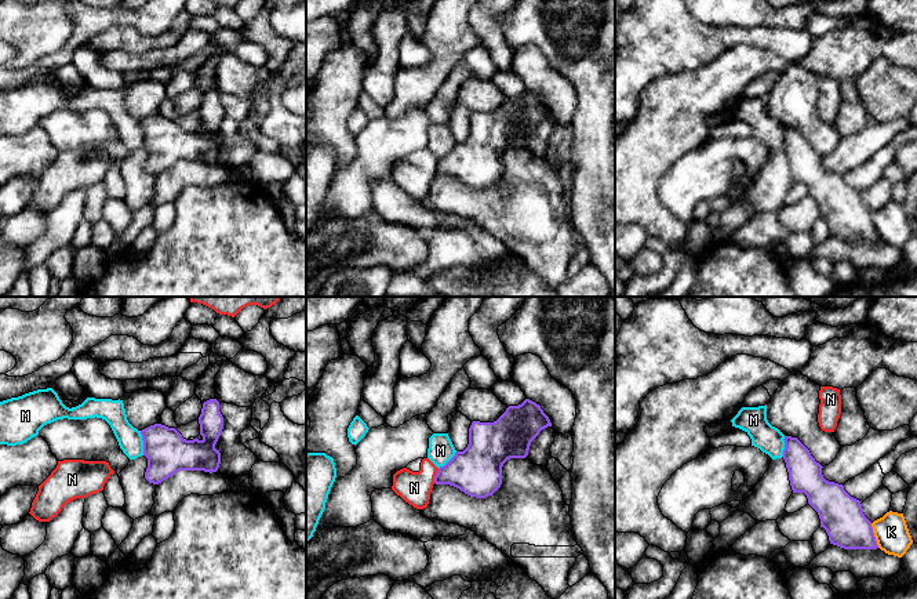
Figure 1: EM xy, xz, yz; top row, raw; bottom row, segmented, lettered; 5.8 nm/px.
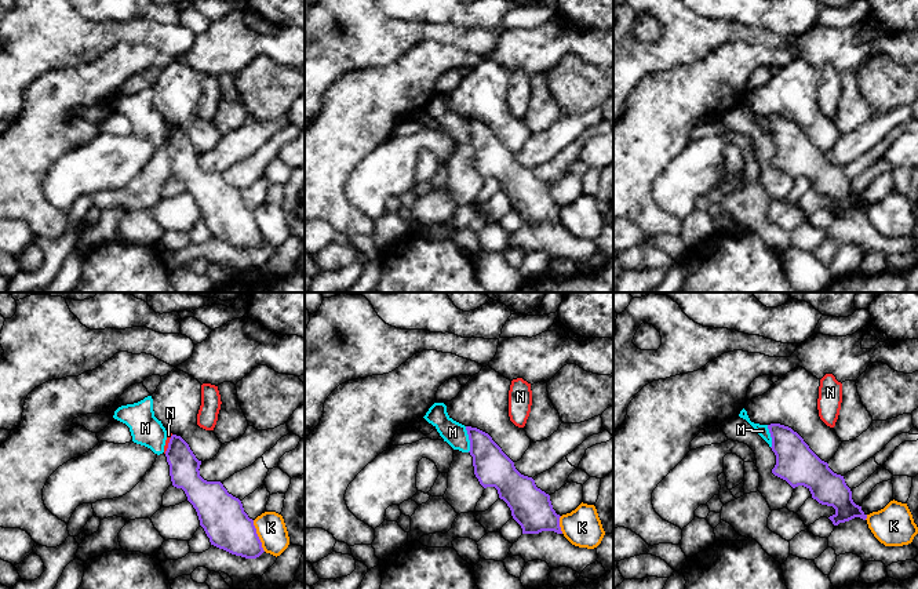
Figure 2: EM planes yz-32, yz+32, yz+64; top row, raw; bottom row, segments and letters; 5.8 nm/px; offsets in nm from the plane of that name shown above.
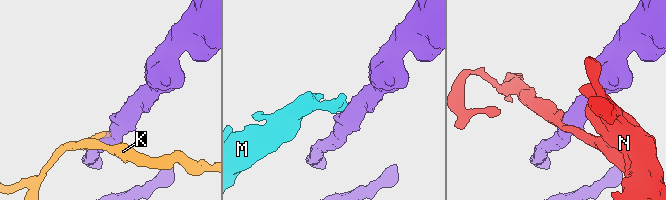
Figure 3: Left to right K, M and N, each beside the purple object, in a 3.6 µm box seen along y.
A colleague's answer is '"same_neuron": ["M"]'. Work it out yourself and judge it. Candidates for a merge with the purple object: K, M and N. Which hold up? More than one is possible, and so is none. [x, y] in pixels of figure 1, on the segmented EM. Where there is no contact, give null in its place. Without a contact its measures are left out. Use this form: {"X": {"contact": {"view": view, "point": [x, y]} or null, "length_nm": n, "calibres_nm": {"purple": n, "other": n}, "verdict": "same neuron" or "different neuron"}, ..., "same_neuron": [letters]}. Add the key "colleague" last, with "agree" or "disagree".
{"K": {"contact": {"view": "yz", "point": [873, 536]}, "length_nm": 150, "calibres_nm": {"purple": 260, "other": 200}, "verdict": "different neuron"}, "M": {"contact": {"view": "xy", "point": [144, 443]}, "length_nm": 150, "calibres_nm": {"purple": 240, "other": 140}, "verdict": "different neuron"}, "N": {"contact": {"view": "xz", "point": [436, 475]}, "length_nm": 90, "calibres_nm": {"purple": 280, "other": 190}, "verdict": "different neuron"}, "same_neuron": [], "colleague": "disagree"}

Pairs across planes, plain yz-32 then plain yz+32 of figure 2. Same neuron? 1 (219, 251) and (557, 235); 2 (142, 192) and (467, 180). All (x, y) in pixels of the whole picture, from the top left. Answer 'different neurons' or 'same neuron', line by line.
1: same neuron
2: same neuron

